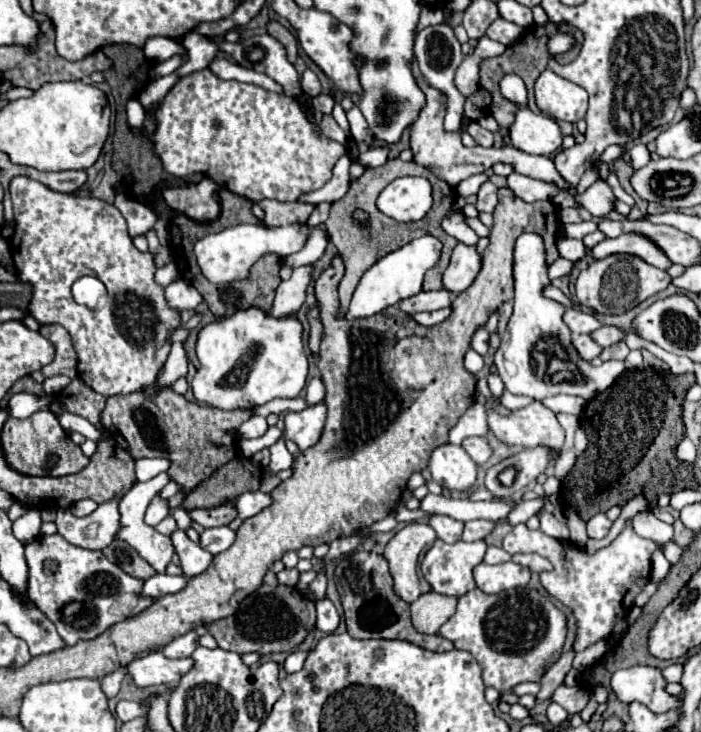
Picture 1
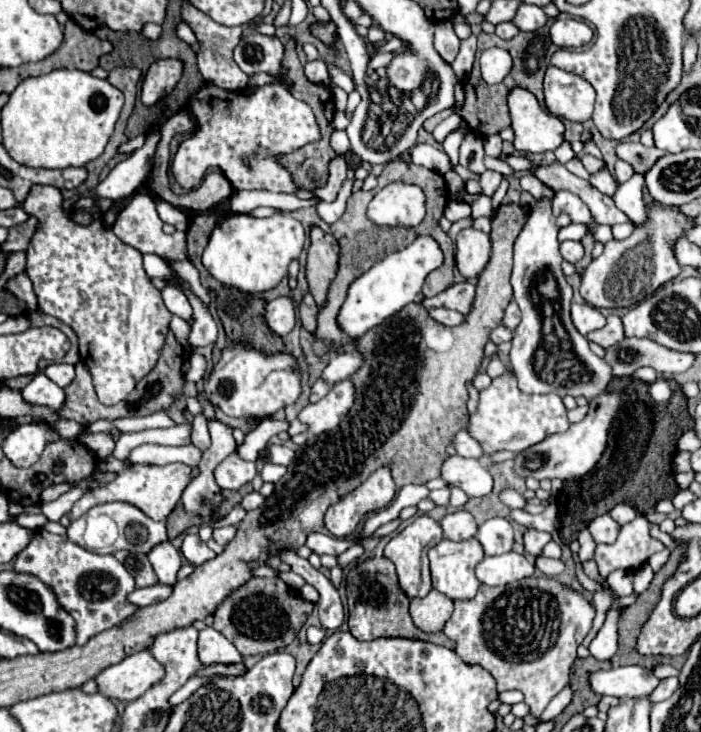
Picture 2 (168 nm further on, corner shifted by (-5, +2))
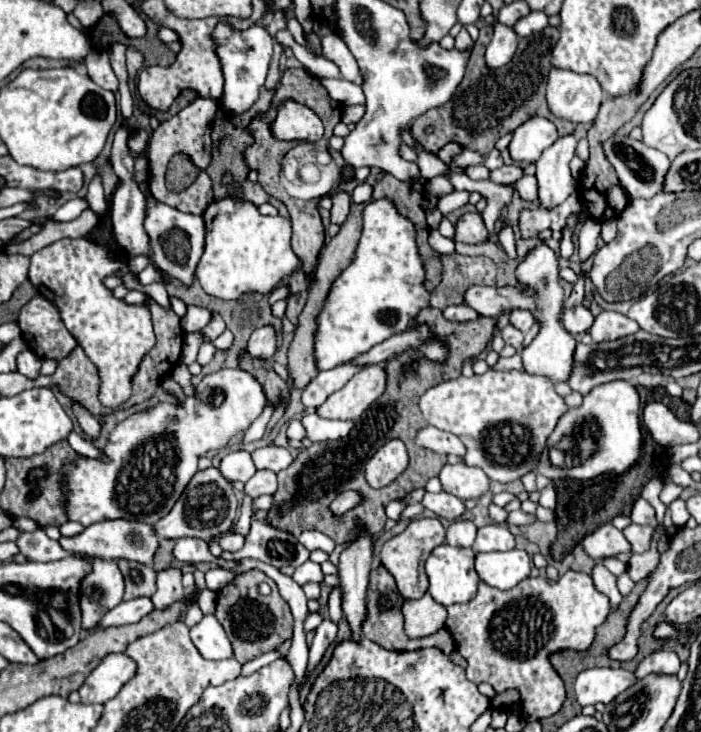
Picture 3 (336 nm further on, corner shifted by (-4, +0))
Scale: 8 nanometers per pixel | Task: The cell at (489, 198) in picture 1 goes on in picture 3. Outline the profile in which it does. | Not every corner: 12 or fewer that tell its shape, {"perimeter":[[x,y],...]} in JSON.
{"perimeter":[[502,166],[490,172],[492,182],[514,184],[522,176],[518,166]]}

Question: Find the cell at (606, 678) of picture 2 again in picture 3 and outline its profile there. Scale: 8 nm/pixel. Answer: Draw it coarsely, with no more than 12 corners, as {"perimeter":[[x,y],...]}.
{"perimeter":[[588,668],[576,678],[582,706],[608,704],[638,678],[622,668]]}

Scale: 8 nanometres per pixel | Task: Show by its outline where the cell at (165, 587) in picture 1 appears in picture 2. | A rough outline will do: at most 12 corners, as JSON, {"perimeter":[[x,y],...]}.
{"perimeter":[[171,586],[133,590],[127,602],[143,608],[165,600]]}

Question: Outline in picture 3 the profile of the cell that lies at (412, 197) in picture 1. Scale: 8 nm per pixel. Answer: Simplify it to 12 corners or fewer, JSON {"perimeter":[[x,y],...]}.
{"perimeter":[[368,202],[356,258],[318,316],[318,368],[428,306],[414,222]]}

